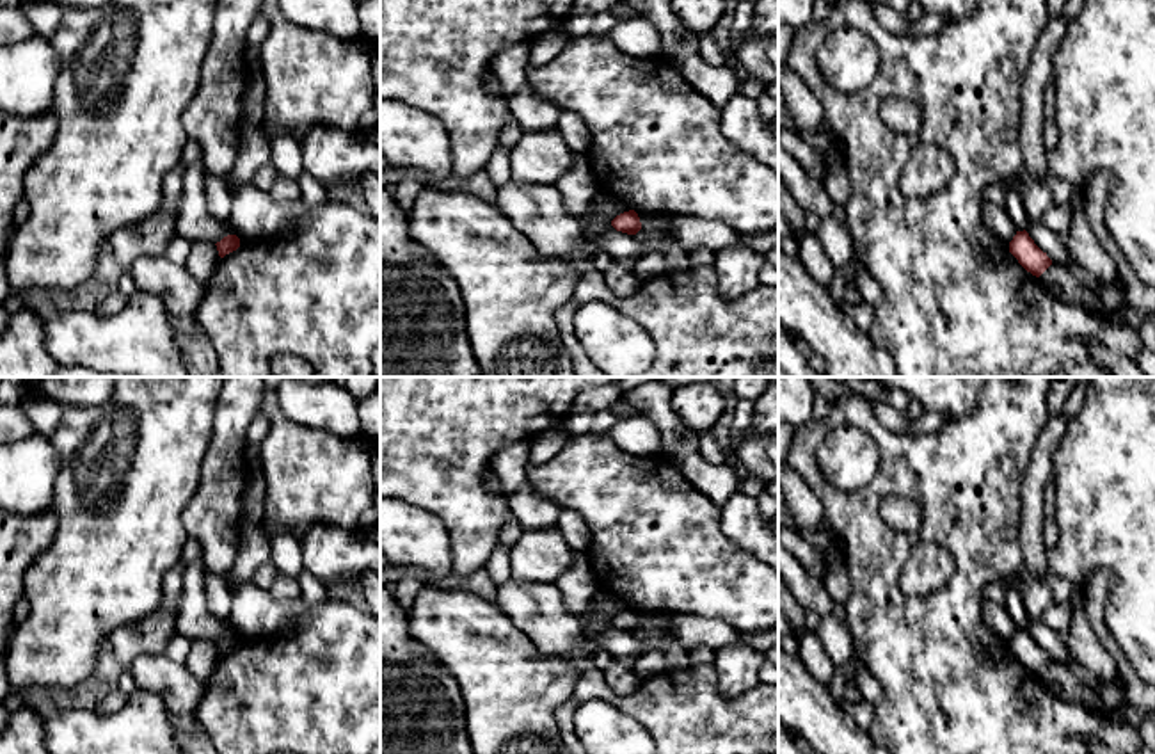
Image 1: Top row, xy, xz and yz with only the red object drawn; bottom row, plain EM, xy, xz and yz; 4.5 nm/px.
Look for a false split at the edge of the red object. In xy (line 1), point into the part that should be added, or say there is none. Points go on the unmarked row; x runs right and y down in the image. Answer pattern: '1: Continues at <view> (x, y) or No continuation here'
1: No continuation here

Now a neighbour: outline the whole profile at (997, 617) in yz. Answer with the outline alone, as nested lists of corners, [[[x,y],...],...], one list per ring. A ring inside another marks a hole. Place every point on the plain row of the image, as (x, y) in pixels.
[[[983,599],[983,622],[993,630],[1002,640],[1009,642],[1016,633],[1016,624],[1008,608],[990,599]]]

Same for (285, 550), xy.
[[[281,526],[272,528],[270,562],[284,576],[299,578],[304,571],[300,542]]]

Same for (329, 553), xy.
[[[315,525],[300,541],[304,571],[322,585],[361,582],[368,573],[380,573],[380,544],[366,533]]]

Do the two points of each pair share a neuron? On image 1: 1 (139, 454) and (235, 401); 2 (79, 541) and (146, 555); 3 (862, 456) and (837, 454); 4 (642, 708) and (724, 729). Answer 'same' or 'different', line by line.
1: different
2: same
3: same
4: same

